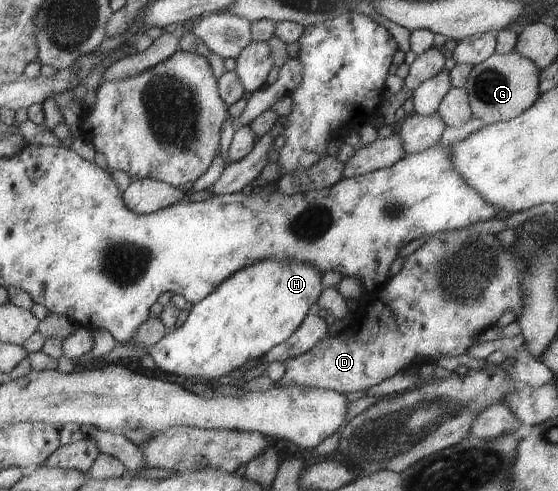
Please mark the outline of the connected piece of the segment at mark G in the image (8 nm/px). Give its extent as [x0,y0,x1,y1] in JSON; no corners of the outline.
[465,50,540,125]

